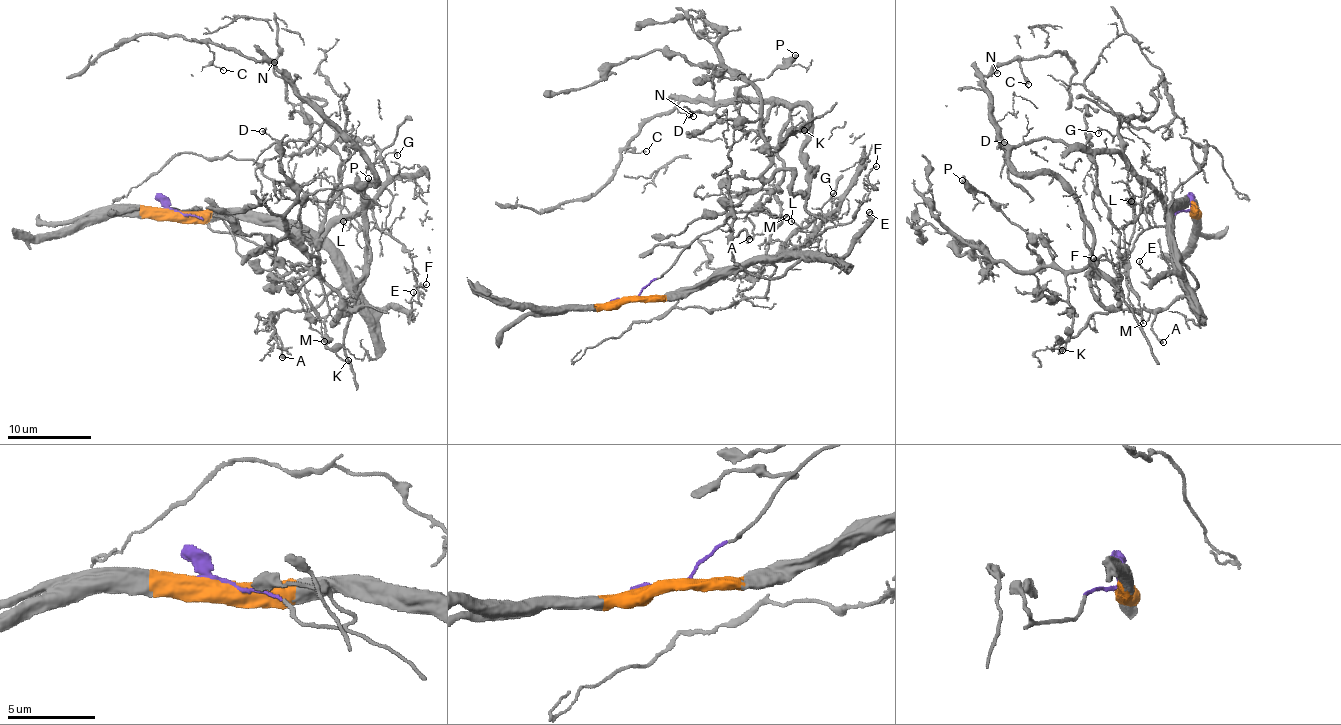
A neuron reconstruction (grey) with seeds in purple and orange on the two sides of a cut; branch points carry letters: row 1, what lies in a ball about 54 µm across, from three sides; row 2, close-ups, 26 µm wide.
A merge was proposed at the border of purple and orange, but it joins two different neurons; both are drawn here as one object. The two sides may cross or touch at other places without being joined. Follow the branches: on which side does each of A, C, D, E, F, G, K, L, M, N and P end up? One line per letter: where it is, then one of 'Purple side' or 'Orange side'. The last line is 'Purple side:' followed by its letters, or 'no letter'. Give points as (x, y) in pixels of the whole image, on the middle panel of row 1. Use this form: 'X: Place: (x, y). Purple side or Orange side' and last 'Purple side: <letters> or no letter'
A: Place: (749, 239). Orange side
C: Place: (646, 151). Purple side
D: Place: (689, 114). Purple side
E: Place: (869, 212). Orange side
F: Place: (876, 166). Orange side
G: Place: (833, 193). Orange side
K: Place: (804, 130). Purple side
L: Place: (791, 221). Orange side
M: Place: (786, 217). Purple side
N: Place: (693, 116). Purple side
P: Place: (795, 55). Purple side
Purple side: C, D, K, M, N, P

